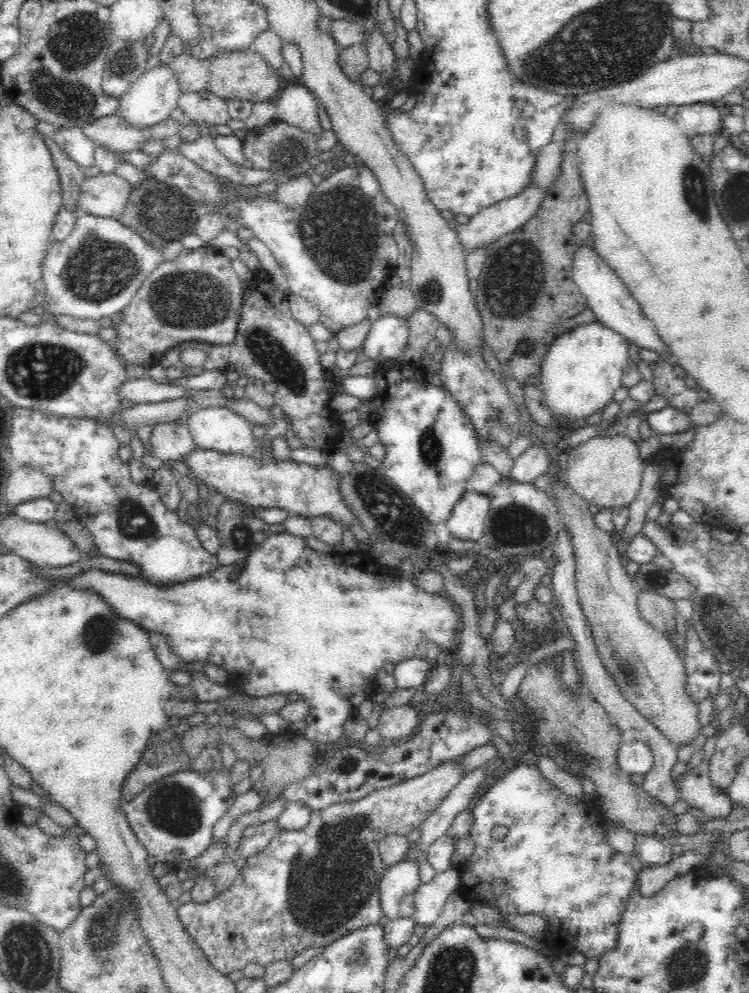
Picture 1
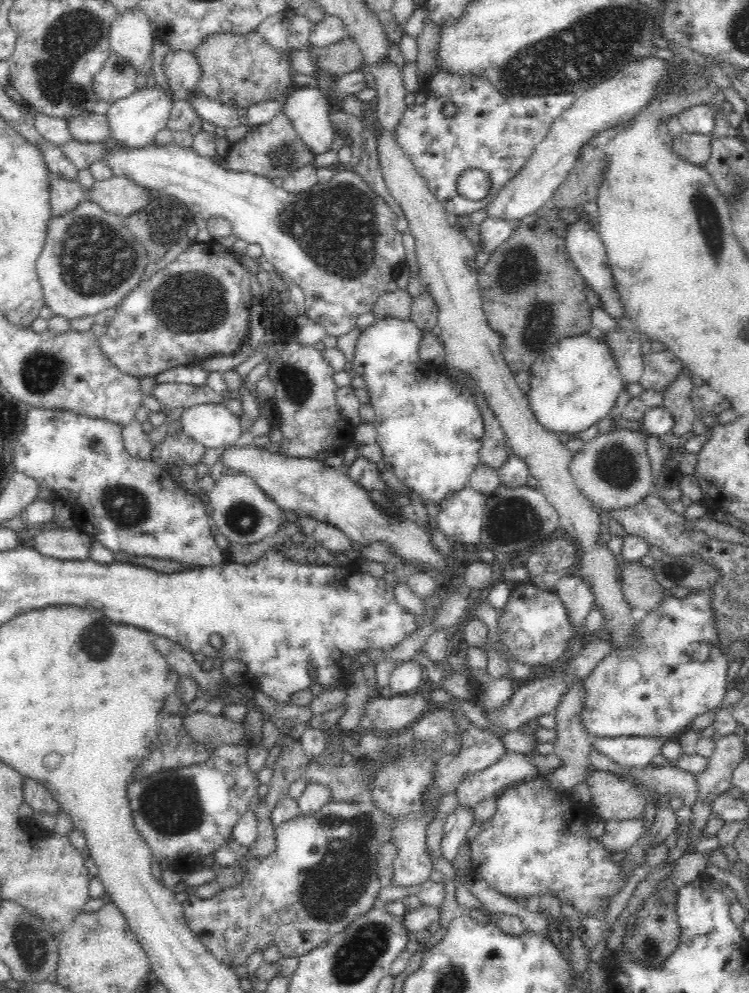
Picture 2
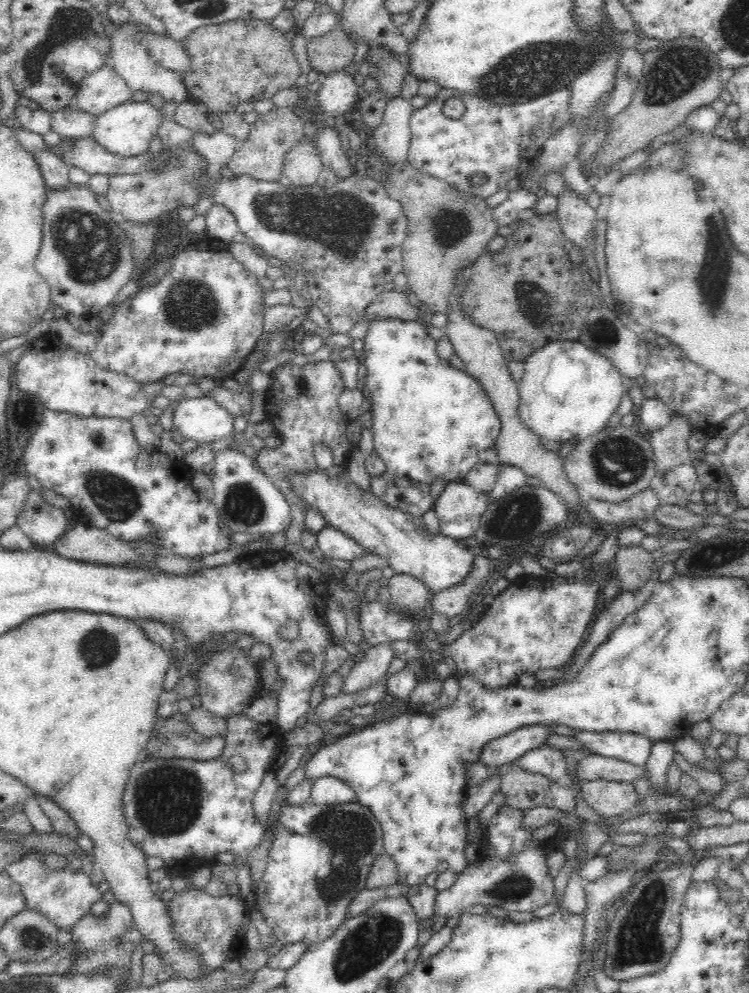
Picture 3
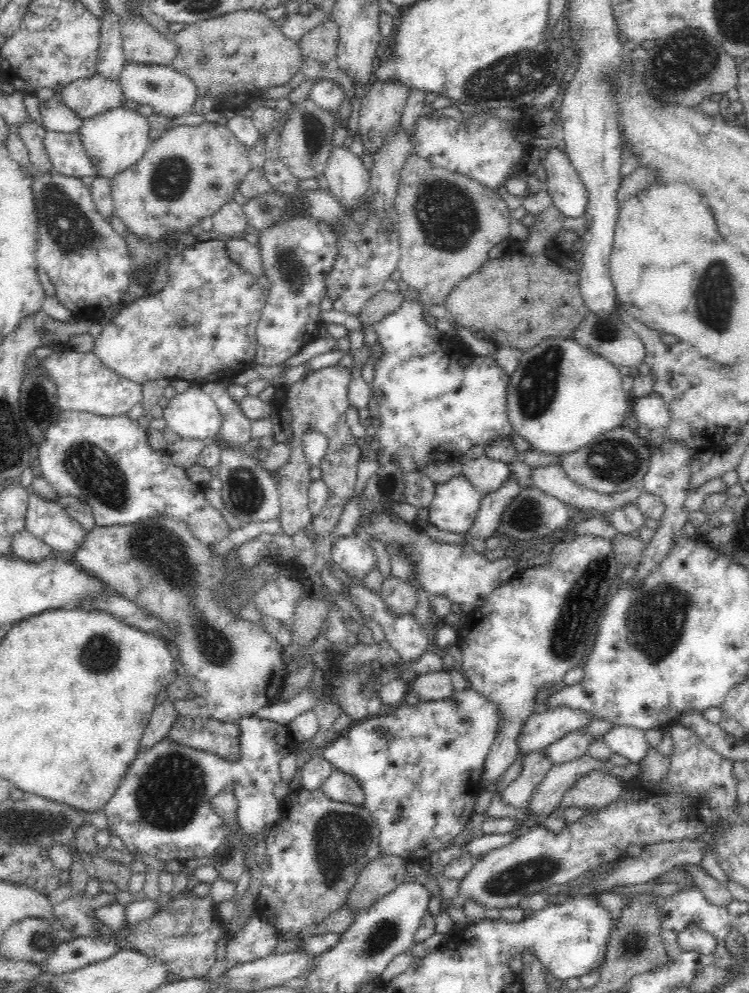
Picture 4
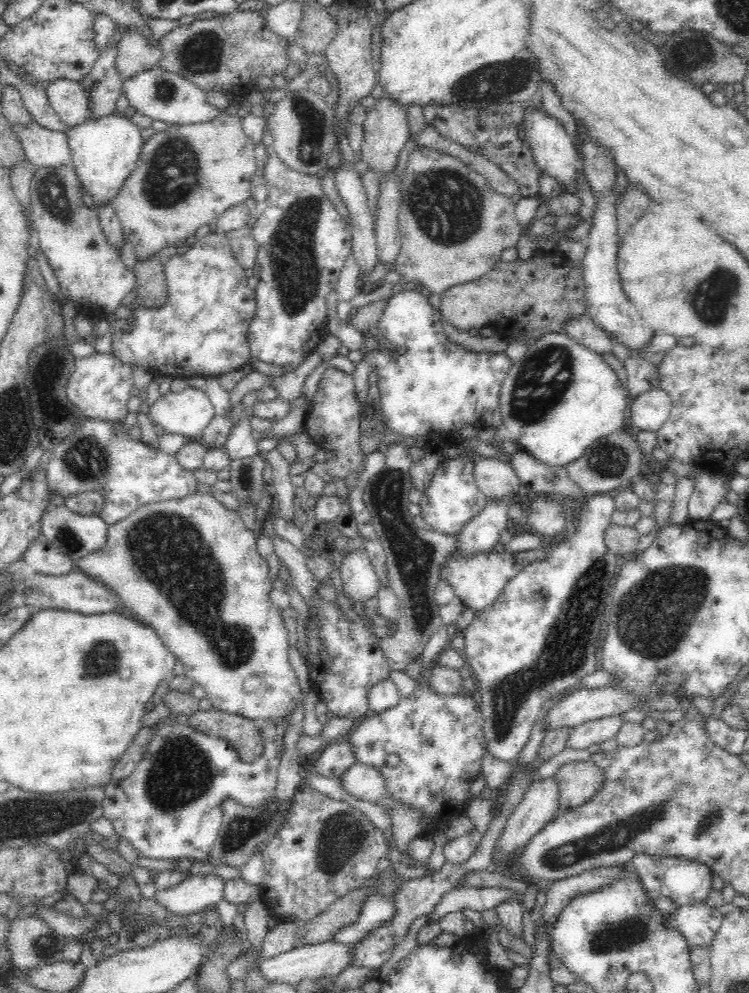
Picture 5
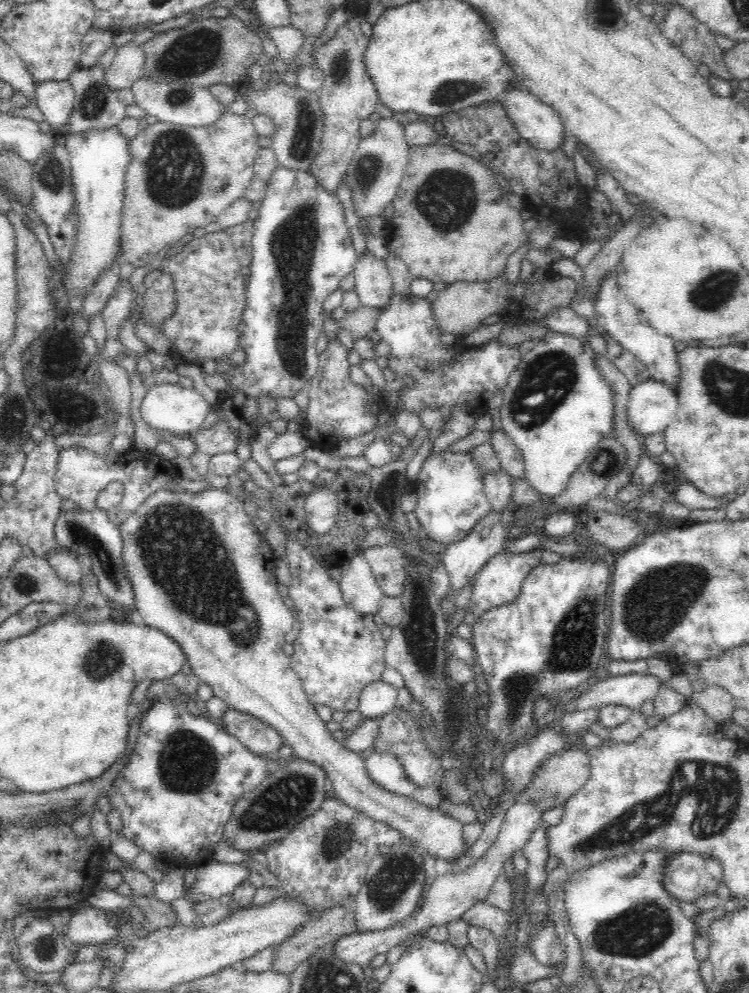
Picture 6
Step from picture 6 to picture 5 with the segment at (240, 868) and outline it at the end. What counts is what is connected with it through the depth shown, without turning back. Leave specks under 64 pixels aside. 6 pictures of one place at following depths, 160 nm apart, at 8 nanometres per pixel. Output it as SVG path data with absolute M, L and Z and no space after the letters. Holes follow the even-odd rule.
M204 865L203 871L195 871L191 878L182 880L172 888L158 889L152 900L172 915L188 915L204 910L223 899L225 882Z

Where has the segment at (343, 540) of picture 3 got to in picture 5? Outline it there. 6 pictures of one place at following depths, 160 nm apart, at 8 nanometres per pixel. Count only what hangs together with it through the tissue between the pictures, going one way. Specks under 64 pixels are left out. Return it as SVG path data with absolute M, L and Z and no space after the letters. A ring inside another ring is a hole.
M364 547L342 554L342 557L338 570L349 601L366 602L376 596L381 582Z

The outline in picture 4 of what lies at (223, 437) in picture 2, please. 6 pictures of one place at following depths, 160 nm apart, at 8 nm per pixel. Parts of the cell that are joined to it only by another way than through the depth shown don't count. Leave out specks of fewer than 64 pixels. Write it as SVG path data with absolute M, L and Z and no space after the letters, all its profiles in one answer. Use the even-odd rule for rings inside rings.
M200 385L177 394L164 409L167 427L182 439L210 443L219 439L222 413Z

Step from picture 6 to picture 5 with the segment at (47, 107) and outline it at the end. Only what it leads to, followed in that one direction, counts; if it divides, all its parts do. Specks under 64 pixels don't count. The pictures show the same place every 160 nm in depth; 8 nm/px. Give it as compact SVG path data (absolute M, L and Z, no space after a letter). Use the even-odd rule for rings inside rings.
M68 79L50 81L46 94L51 108L68 128L89 119L91 113L89 94L81 81Z

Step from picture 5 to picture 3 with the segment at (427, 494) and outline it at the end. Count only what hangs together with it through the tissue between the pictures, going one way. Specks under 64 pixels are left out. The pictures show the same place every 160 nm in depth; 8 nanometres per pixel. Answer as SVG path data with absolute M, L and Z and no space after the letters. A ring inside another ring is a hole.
M467 482L446 483L438 500L433 504L441 533L454 540L474 536L487 504L488 494L476 490Z

